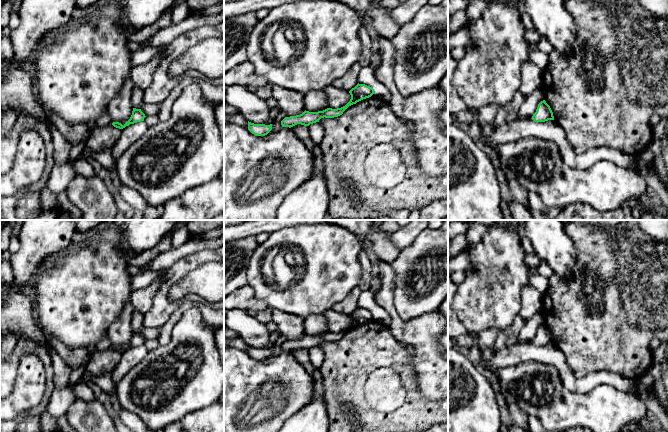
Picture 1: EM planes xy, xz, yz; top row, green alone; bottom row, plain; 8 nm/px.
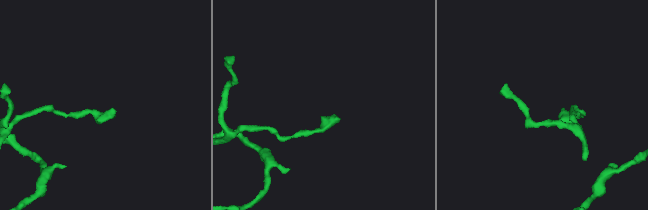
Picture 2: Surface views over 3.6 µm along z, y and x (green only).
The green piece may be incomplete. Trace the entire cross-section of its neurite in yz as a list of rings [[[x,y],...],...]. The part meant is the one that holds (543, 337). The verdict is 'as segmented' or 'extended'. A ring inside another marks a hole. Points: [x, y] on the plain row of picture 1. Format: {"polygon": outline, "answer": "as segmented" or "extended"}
{"polygon": [[[545,324],[541,325],[538,328],[536,336],[533,338],[531,343],[535,346],[545,346],[548,344],[554,344],[553,336]]], "answer": "as segmented"}

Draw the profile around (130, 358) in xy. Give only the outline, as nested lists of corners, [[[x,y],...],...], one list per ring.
[[[144,345],[130,348],[122,353],[121,359],[111,373],[111,377],[115,383],[118,383],[123,377],[136,366],[148,353]]]

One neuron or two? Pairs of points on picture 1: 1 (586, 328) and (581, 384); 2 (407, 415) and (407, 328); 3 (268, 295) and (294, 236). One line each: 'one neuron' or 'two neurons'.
1: two neurons
2: two neurons
3: one neuron

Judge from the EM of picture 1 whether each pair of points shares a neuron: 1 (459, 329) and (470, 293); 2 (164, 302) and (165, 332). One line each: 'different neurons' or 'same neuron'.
1: different neurons
2: different neurons

